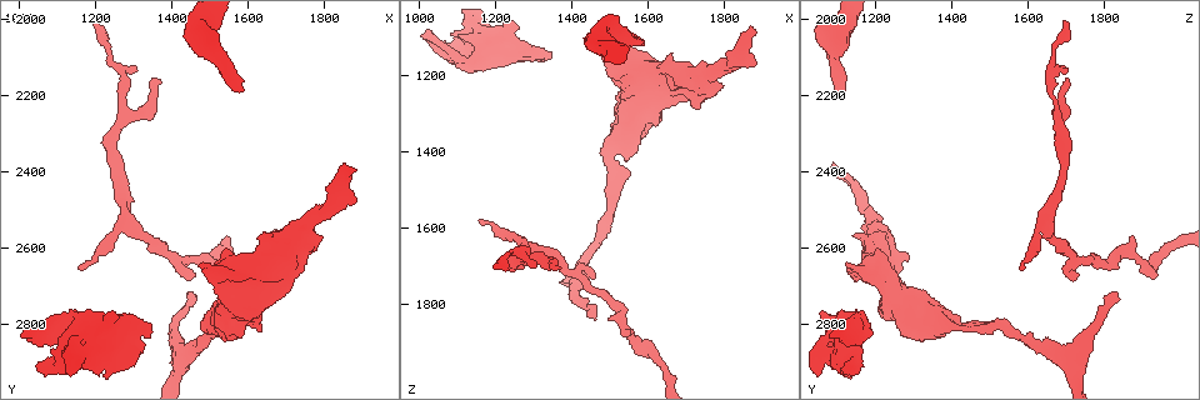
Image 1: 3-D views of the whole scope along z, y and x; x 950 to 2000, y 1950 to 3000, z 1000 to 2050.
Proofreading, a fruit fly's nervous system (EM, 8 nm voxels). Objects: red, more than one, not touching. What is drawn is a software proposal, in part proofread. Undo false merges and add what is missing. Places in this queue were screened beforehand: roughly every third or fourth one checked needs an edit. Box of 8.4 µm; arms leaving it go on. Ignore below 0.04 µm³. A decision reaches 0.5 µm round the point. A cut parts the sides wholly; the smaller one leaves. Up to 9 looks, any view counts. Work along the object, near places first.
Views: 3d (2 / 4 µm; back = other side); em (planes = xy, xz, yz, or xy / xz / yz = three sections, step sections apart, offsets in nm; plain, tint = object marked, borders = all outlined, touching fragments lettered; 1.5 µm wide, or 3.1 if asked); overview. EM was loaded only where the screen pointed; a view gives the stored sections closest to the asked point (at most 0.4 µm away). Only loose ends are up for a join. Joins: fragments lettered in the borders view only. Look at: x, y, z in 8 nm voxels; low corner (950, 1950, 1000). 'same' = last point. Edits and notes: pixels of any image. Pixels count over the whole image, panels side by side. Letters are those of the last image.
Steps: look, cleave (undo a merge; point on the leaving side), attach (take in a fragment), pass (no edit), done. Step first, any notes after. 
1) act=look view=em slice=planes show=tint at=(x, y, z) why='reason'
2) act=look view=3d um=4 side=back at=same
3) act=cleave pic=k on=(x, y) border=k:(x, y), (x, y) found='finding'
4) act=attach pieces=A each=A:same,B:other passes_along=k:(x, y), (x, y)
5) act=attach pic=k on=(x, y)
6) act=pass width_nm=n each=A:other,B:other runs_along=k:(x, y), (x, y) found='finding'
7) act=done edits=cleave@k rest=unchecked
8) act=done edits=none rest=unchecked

act=look view=3d um=4 side=back at=(1595, 2180, 1120)

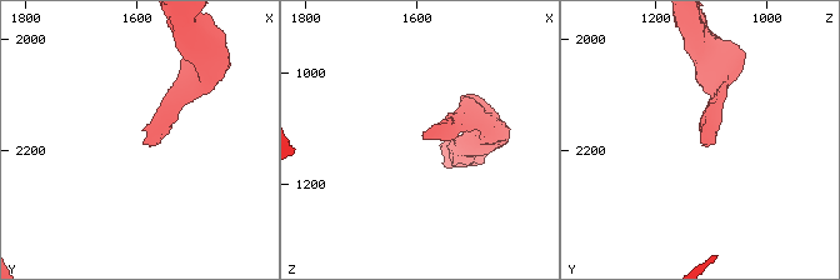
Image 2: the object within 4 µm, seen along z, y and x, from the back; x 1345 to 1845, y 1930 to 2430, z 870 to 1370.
act=look view=em slice=xy step=8 show=tint at=(1585, 2185, 1120)

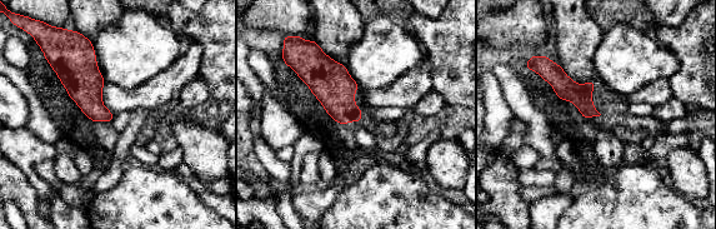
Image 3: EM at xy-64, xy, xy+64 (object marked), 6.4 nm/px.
act=look view=em slice=xy step=8 show=borders at=same

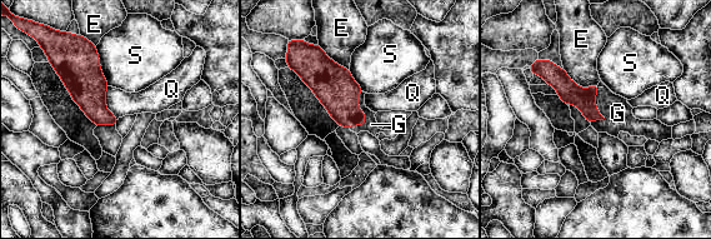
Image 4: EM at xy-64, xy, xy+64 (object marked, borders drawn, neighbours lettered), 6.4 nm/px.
act=attach pieces=G each=E:other,G:same,Q:other,S:other found='the neuron continues'

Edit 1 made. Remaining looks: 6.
act=look view=3d um=4 at=(1500, 2800, 1410) why='calibre changes'

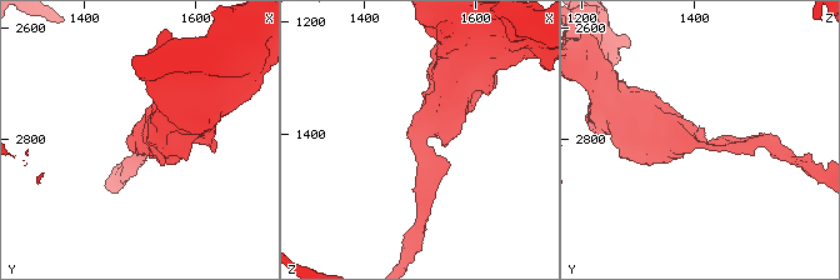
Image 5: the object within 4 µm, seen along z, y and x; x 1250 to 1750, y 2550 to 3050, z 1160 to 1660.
act=look view=em slice=xz step=8 show=borders at=(1495, 2810, 1420) arm_widths_nm=190,600

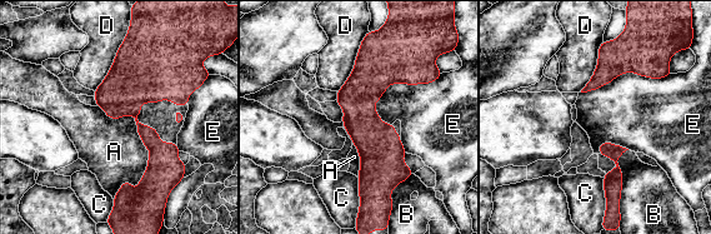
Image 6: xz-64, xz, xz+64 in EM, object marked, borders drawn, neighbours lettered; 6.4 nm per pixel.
act=look view=em slice=planes show=borders at=same

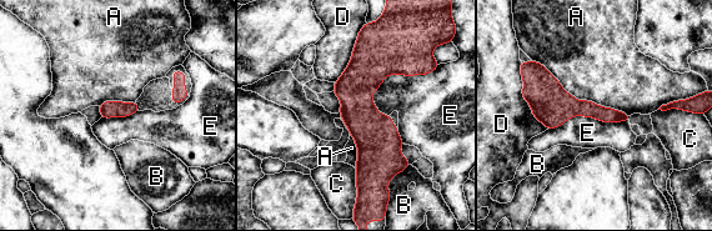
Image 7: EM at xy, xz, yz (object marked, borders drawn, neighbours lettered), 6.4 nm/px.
act=pass each=A:other,B:other,C:other,D:other,E:other runs_along=7:(362, 36), (367, 176), (360, 186) found='continuous, no second neuron'

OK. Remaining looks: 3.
act=look view=3d um=4 at=(1540, 2615, 1865) why='abrupt turn'

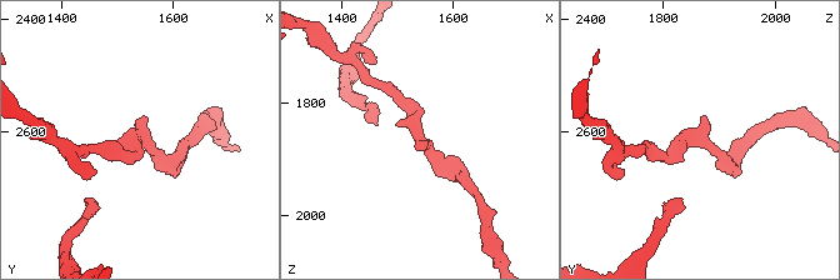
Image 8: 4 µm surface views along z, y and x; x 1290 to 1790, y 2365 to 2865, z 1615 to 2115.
act=look view=em slice=xy step=8 show=borders at=(1540, 2610, 1865) arm_widths_nm=180,220

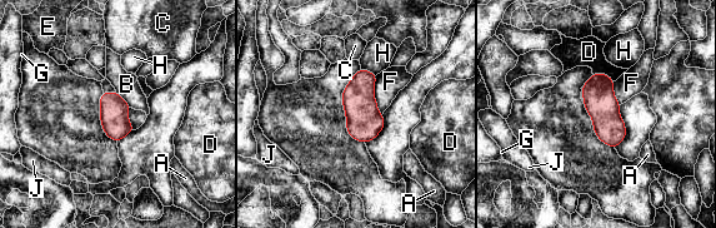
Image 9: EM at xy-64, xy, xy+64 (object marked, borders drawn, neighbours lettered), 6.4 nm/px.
act=look view=em slice=planes show=borders at=same why='another direction'

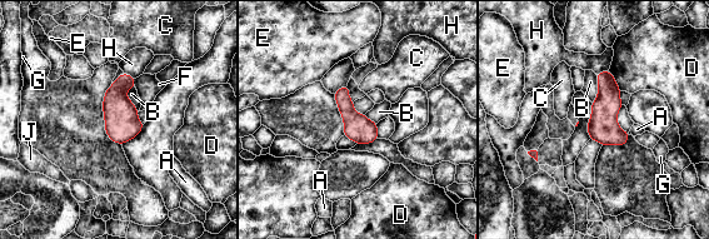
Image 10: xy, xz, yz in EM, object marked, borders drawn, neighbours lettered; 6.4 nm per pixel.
act=pass each=A:other,B:other,C:other,D:other,E:other,F:other,G:other,H:other,J:other border=10:(134, 85), (125, 94), (138, 111) found='all the same neuron'

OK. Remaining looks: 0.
act=done edits=attach@4 rest=unchecked

